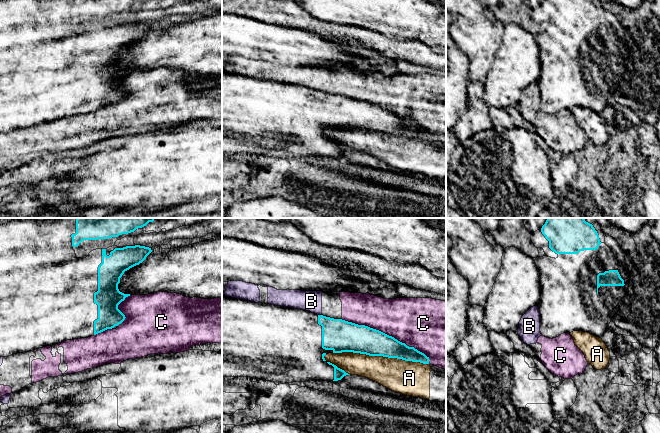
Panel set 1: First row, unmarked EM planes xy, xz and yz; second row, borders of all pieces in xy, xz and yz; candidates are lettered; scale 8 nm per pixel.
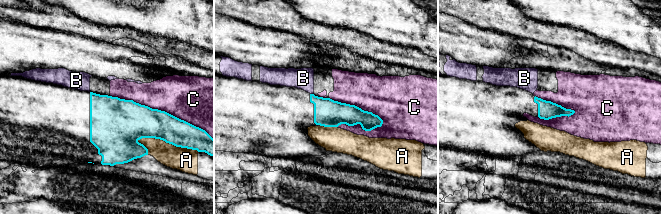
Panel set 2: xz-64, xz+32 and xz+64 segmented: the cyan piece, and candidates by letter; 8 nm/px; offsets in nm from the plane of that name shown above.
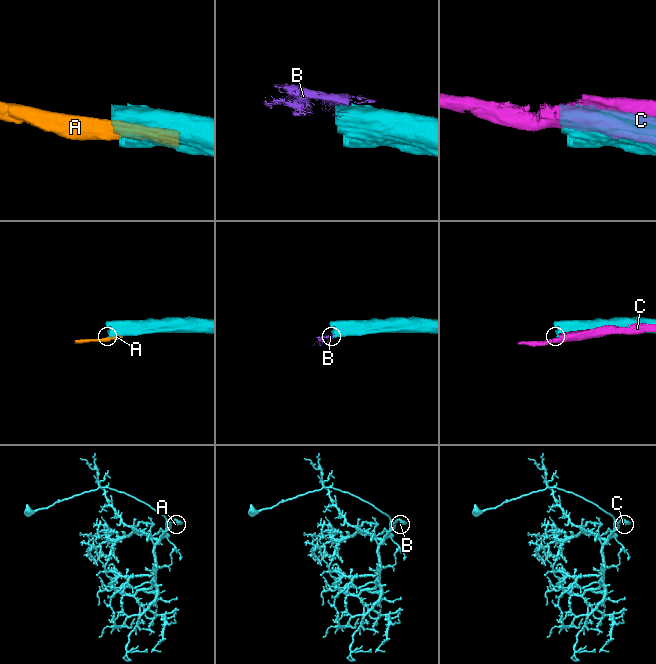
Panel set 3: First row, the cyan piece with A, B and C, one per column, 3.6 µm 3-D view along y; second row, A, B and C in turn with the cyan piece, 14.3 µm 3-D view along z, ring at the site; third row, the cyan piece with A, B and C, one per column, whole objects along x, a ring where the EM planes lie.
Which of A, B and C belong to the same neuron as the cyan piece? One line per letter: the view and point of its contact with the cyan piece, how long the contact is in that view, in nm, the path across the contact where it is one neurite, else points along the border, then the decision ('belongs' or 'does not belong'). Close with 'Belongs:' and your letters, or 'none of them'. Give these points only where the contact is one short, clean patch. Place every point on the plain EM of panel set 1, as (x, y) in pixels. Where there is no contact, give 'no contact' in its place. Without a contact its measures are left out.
A: meets cyan in xz at (381, 131); contact 750 nm long; does not belong
B: meets cyan in xz at (320, 91); contact 30 nm long; does not belong
C: meets cyan in xz at (386, 110); contact 800 nm long; does not belong
Belongs: none of them

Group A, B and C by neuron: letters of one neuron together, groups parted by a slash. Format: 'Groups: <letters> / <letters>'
Groups: A / B C

